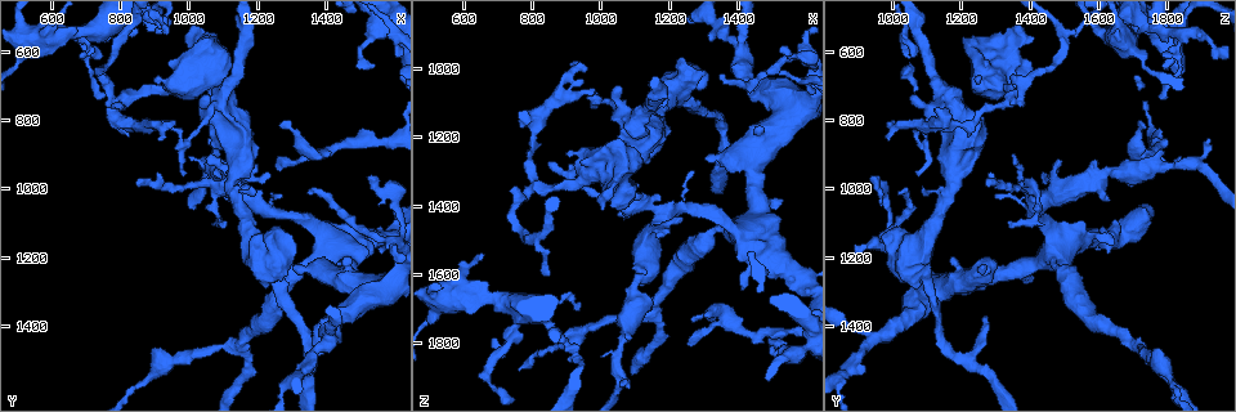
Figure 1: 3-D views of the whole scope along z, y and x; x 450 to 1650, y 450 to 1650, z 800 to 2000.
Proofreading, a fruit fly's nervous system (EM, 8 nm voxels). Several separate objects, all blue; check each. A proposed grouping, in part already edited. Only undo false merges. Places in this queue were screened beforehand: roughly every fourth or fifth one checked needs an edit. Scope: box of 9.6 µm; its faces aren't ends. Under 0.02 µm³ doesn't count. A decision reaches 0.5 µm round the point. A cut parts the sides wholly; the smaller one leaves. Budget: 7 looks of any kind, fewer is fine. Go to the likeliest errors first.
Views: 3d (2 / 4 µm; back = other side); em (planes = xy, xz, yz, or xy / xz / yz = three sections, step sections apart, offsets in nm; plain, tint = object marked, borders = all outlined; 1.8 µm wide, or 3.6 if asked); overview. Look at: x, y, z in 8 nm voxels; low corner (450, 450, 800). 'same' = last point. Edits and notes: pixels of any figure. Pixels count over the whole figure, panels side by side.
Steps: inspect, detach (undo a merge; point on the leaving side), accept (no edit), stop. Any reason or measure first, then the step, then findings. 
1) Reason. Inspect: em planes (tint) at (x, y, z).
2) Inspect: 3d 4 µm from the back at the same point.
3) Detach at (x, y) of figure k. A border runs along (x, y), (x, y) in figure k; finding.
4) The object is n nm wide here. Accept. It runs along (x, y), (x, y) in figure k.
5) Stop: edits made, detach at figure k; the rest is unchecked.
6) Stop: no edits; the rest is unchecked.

Arms part here. Inspect: em xy step 8 (tint) at (880, 820, 1090).

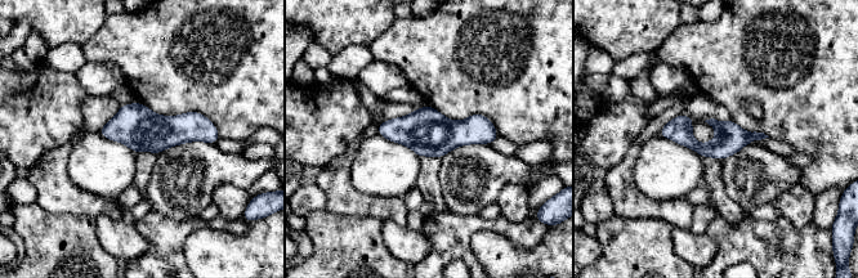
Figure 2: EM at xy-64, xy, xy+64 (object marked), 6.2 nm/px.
Inspect: em planes (tint) at the same point.

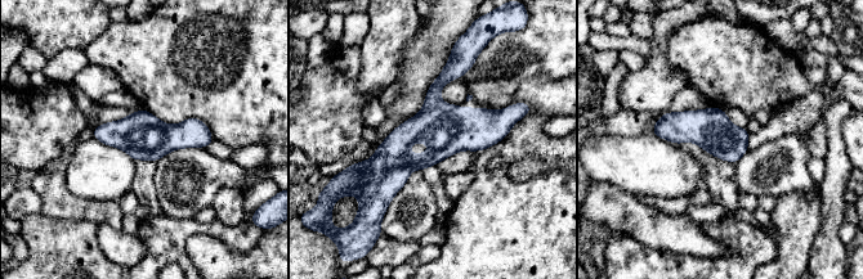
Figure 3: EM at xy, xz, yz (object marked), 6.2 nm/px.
The object is 260 nm wide here. Accept. It runs along (509, 125), (414, 129), (361, 166) in figure 3; continuous, no second neuron.

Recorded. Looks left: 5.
Sharp bend. Inspect: em 3.6 µm planes (tint) at (760, 520, 1720).

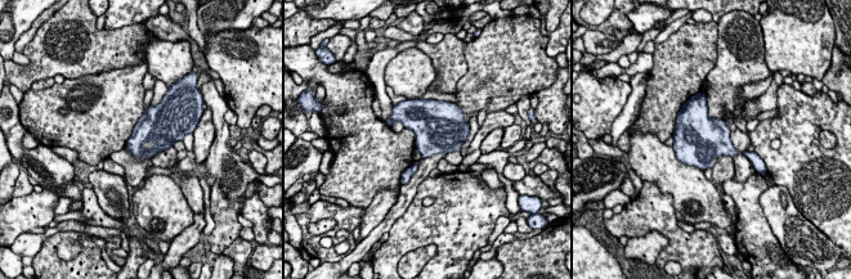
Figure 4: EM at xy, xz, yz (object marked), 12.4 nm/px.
Accept. One neuron here.

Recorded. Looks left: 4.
Sharp bend. Inspect: em 3.6 µm yz step 16 (tint) at (1550, 1300, 1110).

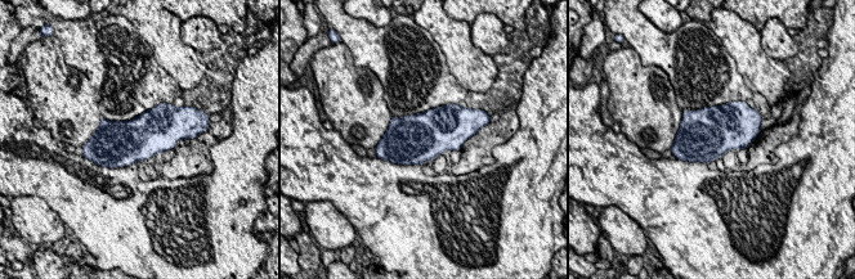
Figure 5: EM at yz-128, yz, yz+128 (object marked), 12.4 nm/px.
Accept. All the same neuron.

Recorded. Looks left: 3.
Stop: no edits; the rest is unchecked.

